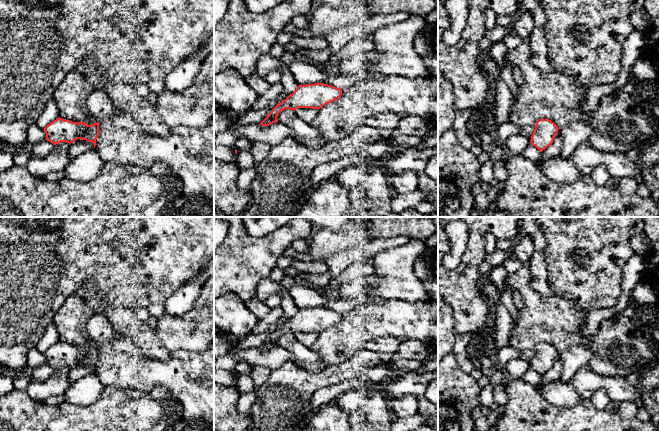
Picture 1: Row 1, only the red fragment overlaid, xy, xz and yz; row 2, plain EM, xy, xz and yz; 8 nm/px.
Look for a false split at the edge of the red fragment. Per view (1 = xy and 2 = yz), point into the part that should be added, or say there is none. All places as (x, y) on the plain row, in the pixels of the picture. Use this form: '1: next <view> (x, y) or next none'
1: next none
2: next none

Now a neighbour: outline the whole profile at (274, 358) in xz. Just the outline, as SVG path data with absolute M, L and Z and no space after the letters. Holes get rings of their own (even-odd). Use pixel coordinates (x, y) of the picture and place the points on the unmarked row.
M279 346L269 350L262 350L260 347L244 349L237 353L236 359L238 362L247 362L252 368L261 366L271 371L279 369L286 362L295 363L293 355Z

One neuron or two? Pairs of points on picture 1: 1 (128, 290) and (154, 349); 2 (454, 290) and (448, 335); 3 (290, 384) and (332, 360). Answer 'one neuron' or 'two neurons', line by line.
1: two neurons
2: two neurons
3: two neurons

